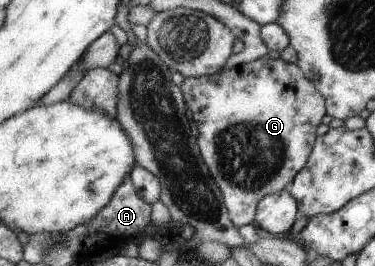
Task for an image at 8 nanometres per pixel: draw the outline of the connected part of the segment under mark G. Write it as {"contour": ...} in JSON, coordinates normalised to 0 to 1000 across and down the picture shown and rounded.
{"contour":[[[715,207],[696,211],[664,241],[645,241],[616,263],[592,259],[587,274],[568,278],[565,286],[536,289],[493,289],[493,301],[483,308],[483,342],[491,357],[496,398],[509,410],[517,429],[517,447],[525,459],[531,481],[531,504],[523,519],[539,602],[552,617],[555,639],[573,677],[579,703],[589,714],[597,741],[597,767],[608,786],[611,823],[627,853],[643,853],[648,846],[669,846],[683,816],[683,789],[691,782],[691,763],[717,729],[728,722],[744,722],[744,714],[763,711],[779,692],[792,654],[811,635],[819,620],[824,579],[840,526],[845,526],[845,474],[856,462],[856,444],[867,436],[867,368],[845,342],[845,323],[811,278],[811,267],[792,241],[768,241],[749,218],[728,226]]]}

